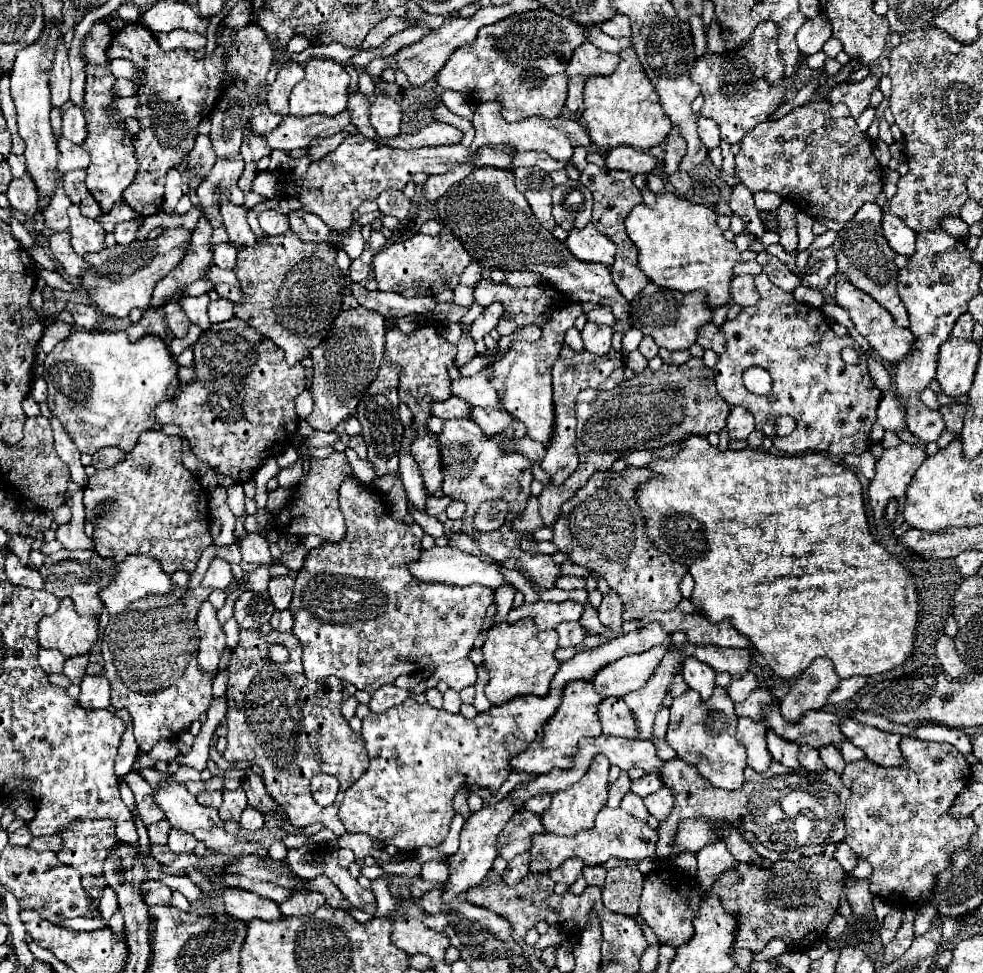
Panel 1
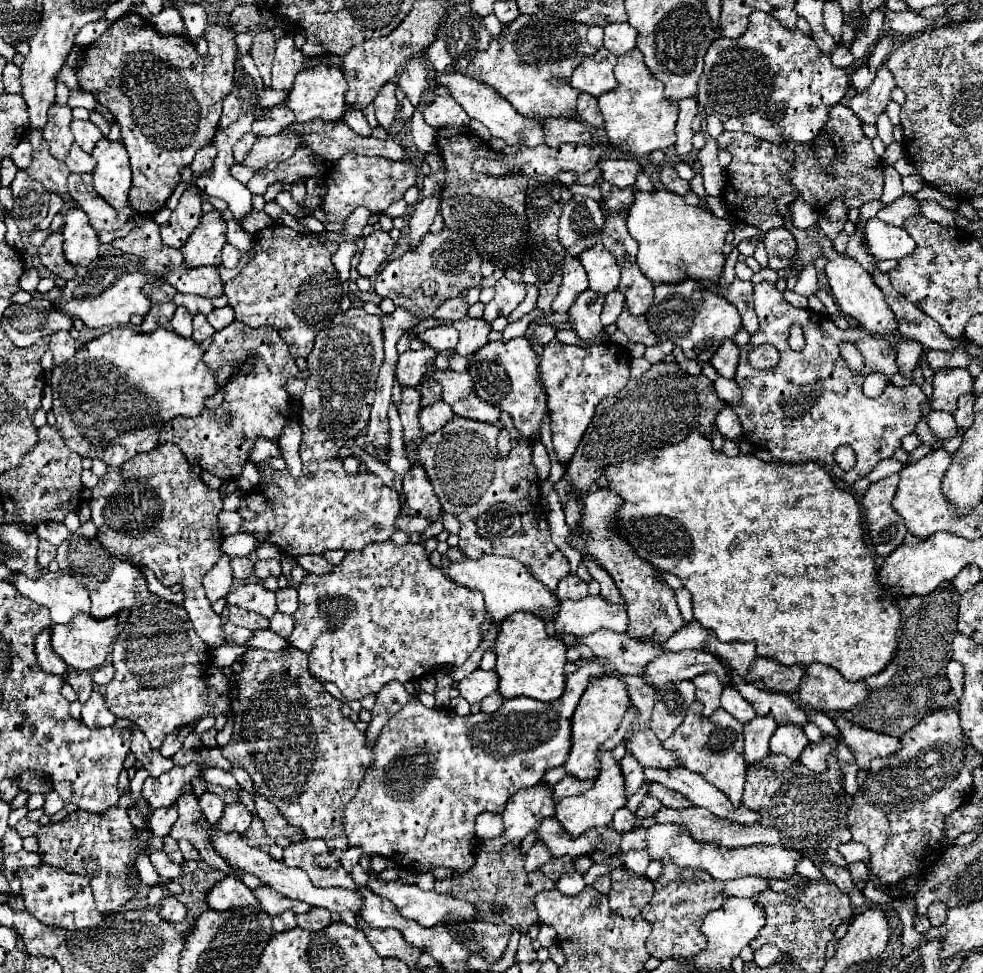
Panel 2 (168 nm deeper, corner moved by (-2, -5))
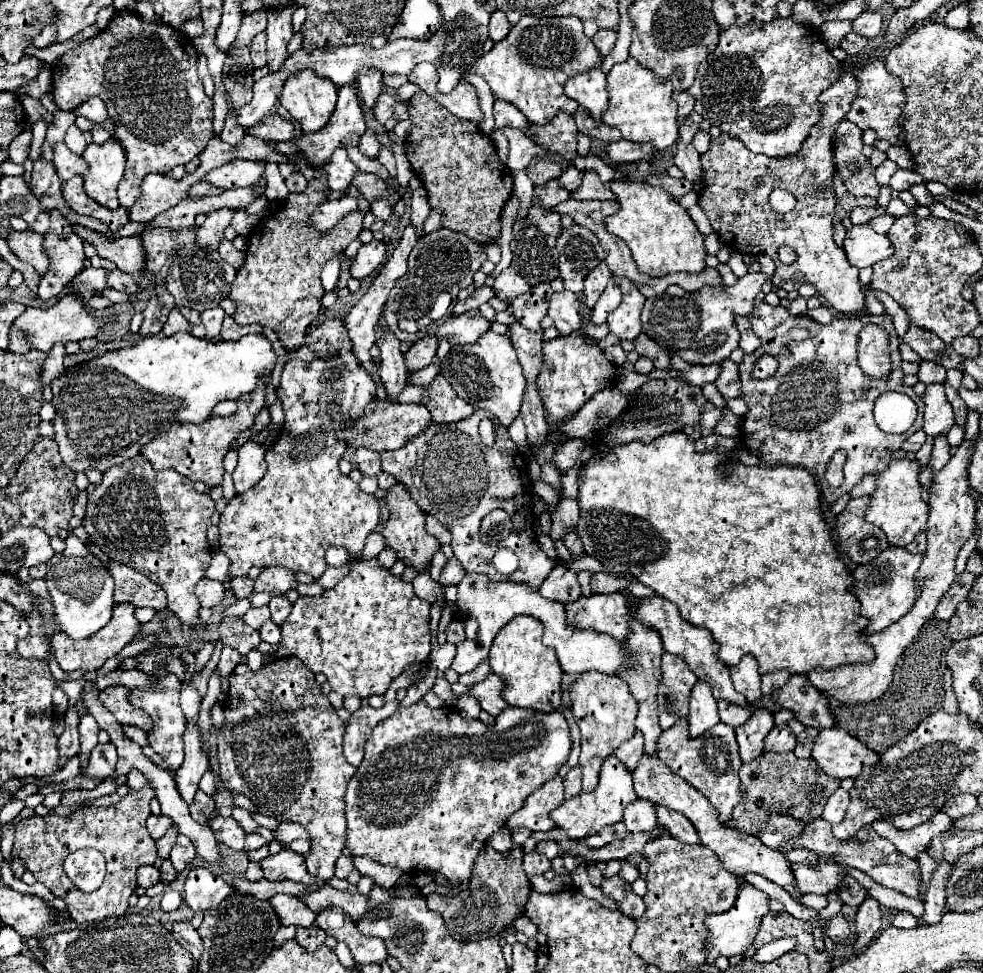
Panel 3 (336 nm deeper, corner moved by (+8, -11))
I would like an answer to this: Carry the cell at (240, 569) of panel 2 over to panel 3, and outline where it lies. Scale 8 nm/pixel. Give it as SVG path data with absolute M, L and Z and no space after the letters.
M231 577L231 591L237 599L251 597L253 593L253 581L249 577Z

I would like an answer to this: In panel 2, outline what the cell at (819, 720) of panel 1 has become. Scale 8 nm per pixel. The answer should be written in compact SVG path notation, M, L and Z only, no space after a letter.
M733 673L733 679L737 681L737 685L731 685L731 687L737 689L741 693L741 697L745 697L745 701L749 701L753 705L757 715L773 715L779 725L793 723L793 725L805 727L809 723L805 711L797 703L793 703L791 697L787 697L783 693L761 691L753 683L741 681L741 677L737 673Z

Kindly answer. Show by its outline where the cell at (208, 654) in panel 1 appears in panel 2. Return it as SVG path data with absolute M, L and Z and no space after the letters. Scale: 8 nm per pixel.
M165 443L125 461L125 465L117 469L109 467L93 489L89 507L91 519L99 529L99 543L119 559L153 569L165 587L181 585L185 595L183 607L195 633L207 647L221 647L221 617L211 609L211 601L205 597L203 577L221 555L217 515L223 511L223 501L219 491L209 489L201 477L193 473L181 449L173 443Z

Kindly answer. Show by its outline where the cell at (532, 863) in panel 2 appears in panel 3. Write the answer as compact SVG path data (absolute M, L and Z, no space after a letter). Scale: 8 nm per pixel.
M544 840L537 843L535 851L537 851L537 853L541 853L541 855L545 855L545 857L548 857L548 859L553 859L553 857L558 857L561 854L561 850L557 844L557 840Z

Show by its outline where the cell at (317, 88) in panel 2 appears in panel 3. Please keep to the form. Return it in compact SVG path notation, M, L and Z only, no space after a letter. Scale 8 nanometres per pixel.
M309 69L289 75L281 91L281 105L301 125L303 133L319 131L333 115L335 103L335 83Z

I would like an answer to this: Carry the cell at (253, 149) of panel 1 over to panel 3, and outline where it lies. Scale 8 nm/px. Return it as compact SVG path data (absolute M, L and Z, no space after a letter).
M199 181L199 183L195 183L195 187L189 191L189 197L199 197L199 195L219 195L219 193L223 193L221 187L211 185L211 183L207 183L207 181Z

